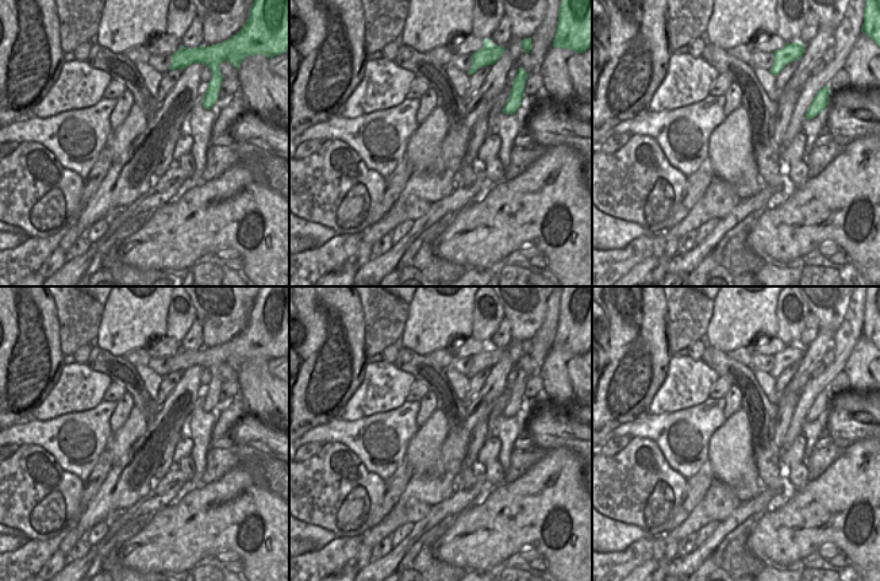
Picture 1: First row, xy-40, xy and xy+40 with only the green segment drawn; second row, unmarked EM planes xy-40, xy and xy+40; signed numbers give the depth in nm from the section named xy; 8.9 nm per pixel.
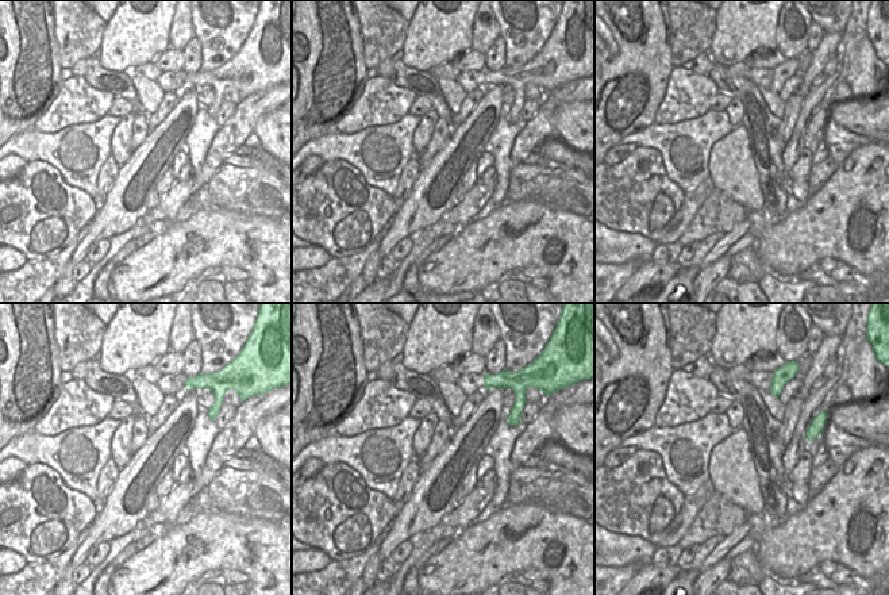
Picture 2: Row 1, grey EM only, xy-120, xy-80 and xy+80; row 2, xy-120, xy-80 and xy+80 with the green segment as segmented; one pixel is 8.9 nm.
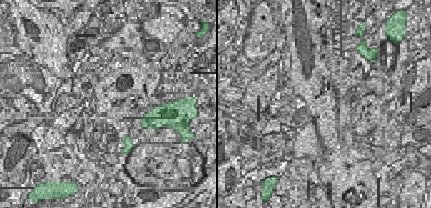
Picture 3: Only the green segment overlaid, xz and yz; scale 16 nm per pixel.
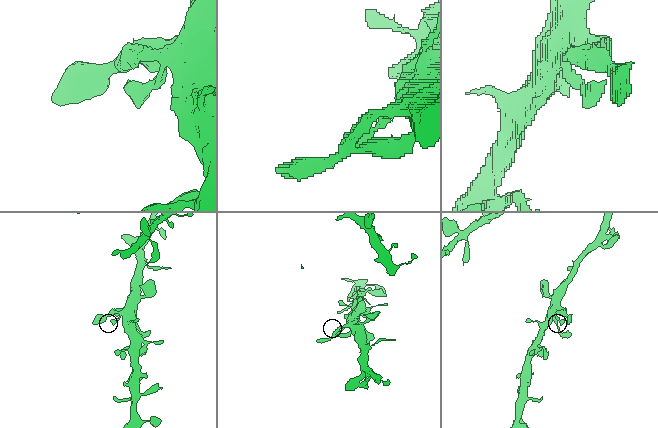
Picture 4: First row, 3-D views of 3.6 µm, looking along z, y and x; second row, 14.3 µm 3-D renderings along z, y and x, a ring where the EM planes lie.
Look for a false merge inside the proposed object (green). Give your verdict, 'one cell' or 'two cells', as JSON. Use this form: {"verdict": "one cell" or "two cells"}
{"verdict": "one cell"}

